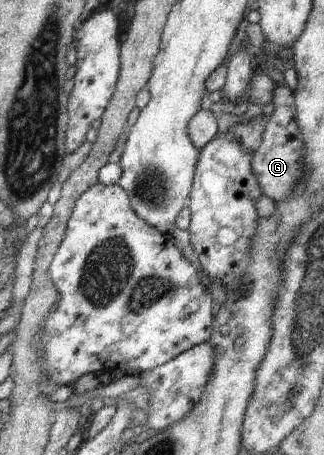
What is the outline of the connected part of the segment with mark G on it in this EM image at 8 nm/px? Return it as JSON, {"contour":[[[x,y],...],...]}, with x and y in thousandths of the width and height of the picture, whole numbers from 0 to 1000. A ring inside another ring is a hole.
{"contour":[[[886,191],[846,193],[836,226],[843,229],[843,248],[824,257],[799,323],[775,338],[772,369],[793,391],[799,422],[843,444],[861,446],[898,429],[910,402],[935,385],[935,363],[929,363],[935,310],[929,310],[929,292],[910,275],[901,200]]]}

